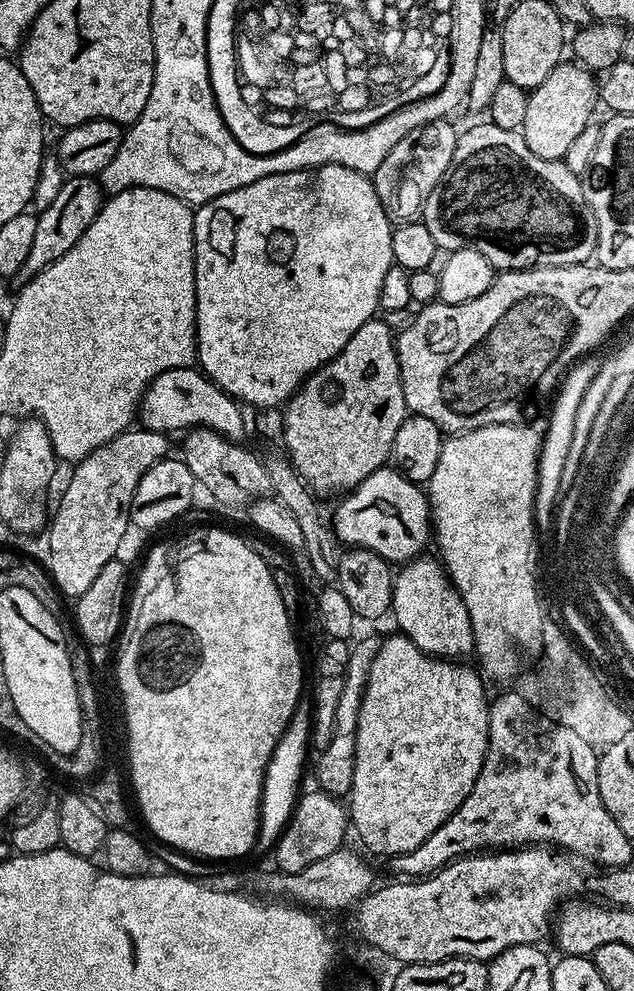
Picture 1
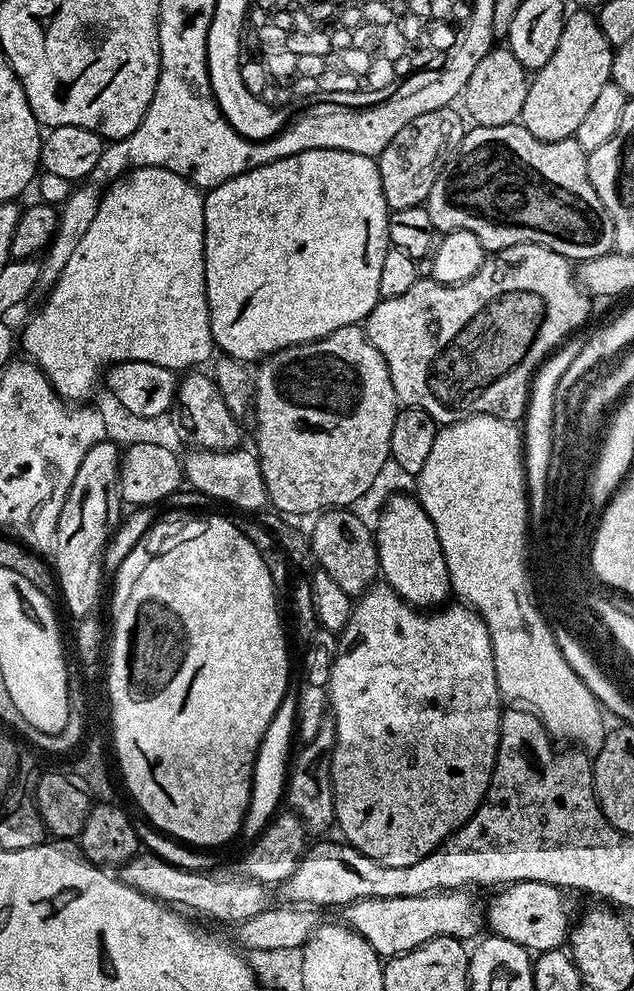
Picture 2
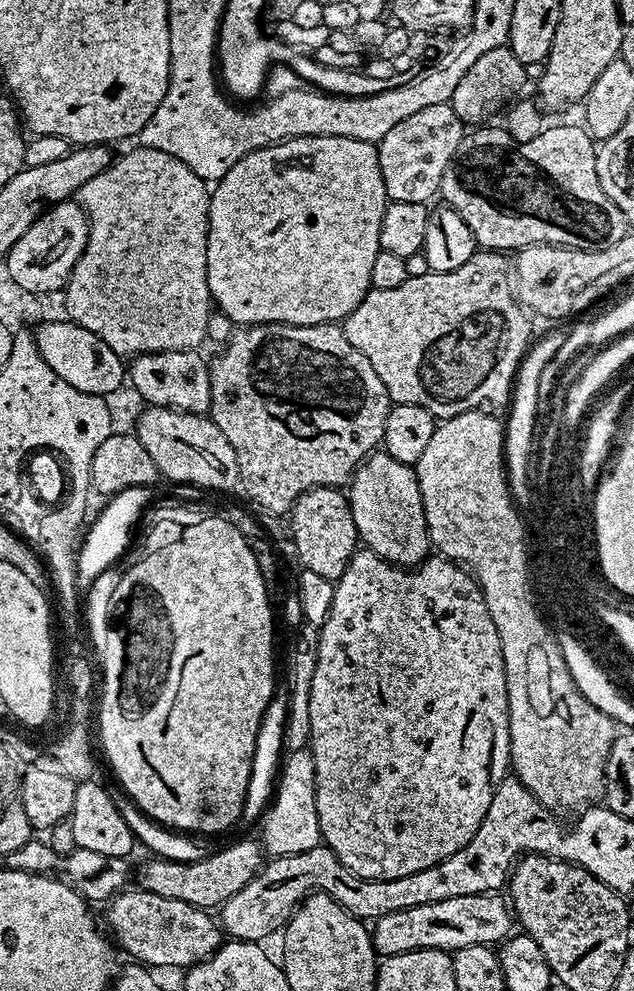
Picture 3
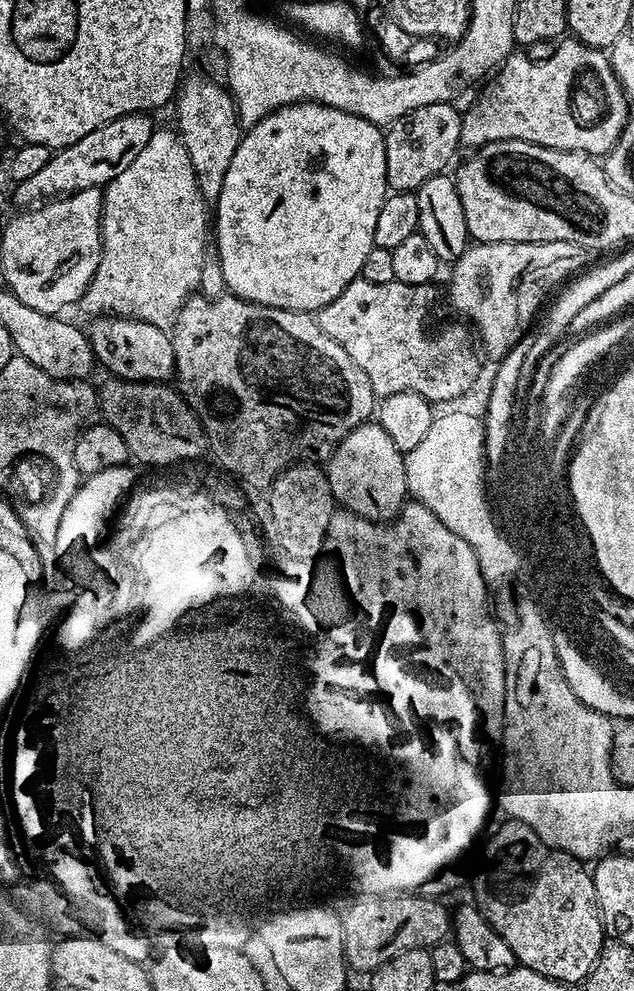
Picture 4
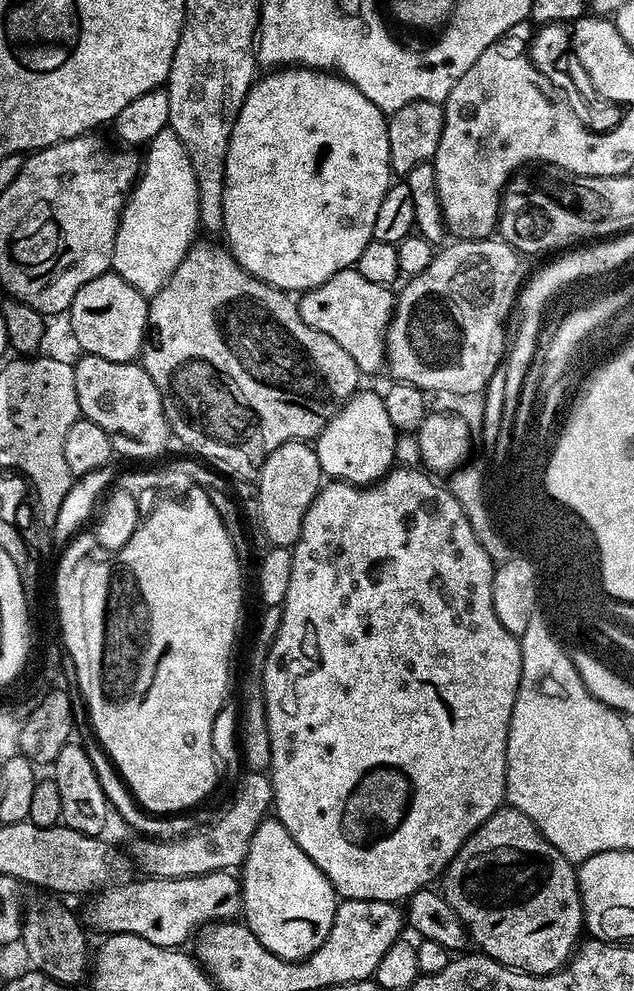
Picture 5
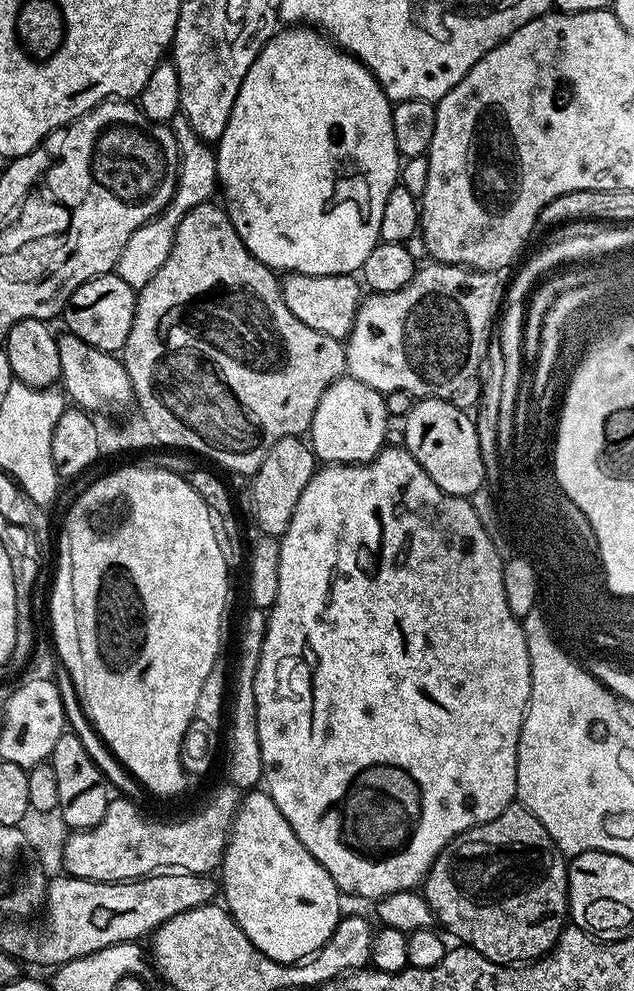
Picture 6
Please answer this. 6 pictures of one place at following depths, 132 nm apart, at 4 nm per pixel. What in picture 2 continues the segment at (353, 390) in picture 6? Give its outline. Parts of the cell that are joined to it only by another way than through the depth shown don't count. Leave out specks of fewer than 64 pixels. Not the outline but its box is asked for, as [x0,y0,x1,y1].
[374,495,452,610]

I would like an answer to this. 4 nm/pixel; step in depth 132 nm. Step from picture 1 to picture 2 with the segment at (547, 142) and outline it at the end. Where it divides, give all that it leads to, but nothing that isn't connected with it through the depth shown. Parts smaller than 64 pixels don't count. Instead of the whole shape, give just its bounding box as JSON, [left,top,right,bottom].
[519,12,614,140]

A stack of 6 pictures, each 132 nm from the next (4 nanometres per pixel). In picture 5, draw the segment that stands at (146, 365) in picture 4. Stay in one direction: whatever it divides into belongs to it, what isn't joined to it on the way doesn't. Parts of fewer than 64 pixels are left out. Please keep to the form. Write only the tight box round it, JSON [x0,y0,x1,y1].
[66,270,149,363]

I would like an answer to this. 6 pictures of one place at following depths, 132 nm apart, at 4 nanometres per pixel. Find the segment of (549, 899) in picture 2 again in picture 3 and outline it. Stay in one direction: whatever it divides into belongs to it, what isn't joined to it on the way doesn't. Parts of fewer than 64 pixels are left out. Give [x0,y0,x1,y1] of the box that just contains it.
[370,892,514,957]

